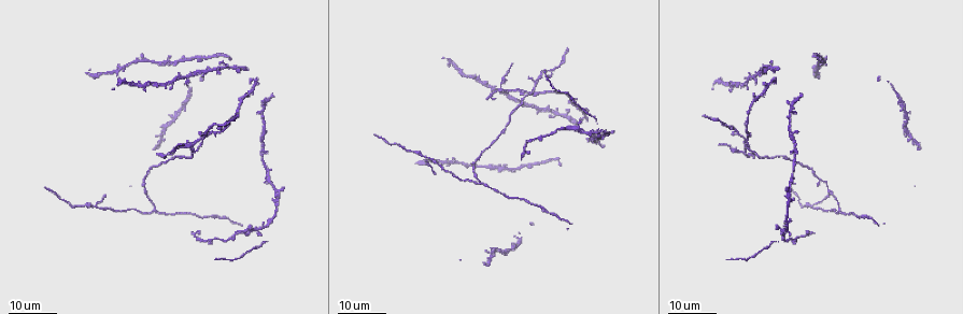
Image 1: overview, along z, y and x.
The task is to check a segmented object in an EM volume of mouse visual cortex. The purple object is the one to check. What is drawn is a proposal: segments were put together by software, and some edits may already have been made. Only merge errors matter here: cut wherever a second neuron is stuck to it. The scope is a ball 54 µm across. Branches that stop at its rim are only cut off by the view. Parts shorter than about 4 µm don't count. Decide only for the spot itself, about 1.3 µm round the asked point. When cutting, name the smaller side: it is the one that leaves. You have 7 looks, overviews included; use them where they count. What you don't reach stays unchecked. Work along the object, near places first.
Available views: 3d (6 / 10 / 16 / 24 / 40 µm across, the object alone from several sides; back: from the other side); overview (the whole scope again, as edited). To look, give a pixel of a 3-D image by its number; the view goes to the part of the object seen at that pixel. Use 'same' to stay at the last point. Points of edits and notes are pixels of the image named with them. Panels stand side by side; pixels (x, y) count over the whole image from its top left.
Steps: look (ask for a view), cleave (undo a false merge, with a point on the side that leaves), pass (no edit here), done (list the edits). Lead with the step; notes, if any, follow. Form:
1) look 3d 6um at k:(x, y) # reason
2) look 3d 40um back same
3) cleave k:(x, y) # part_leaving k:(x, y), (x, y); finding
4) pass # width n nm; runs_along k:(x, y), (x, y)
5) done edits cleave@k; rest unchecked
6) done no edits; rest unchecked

look 3d 24um at 1:(204, 140) # four-way junction

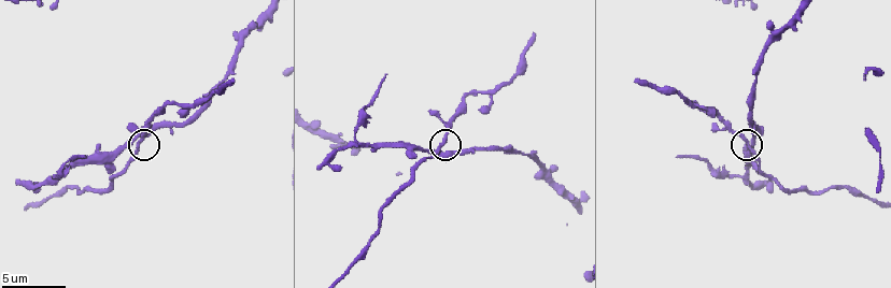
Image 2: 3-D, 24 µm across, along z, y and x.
look 3d 6um at 2:(750, 147)

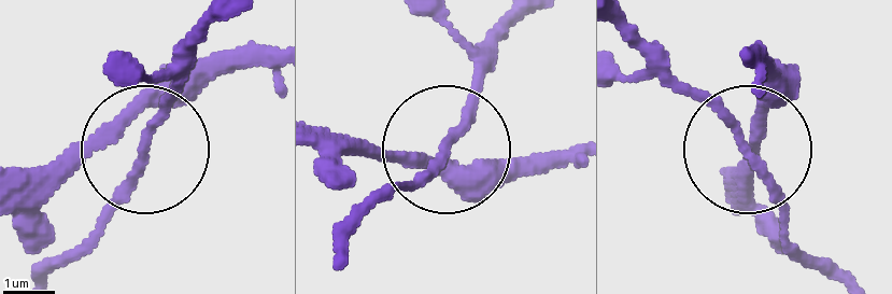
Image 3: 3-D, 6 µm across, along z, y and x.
pass # width 210 nm; one neuron here

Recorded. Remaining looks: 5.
look 3d 24um at 1:(485, 184) # three-way junction

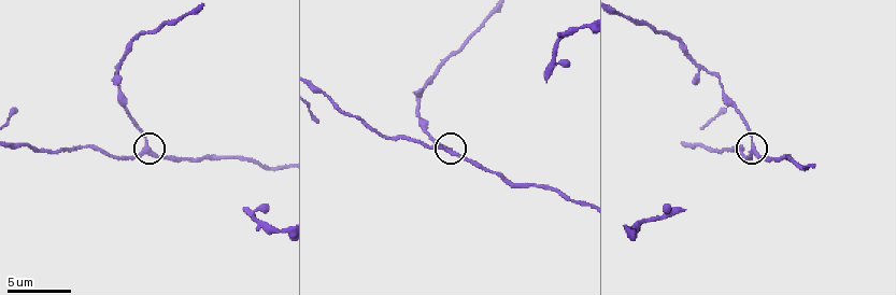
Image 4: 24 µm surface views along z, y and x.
look 3d 10um at 4:(147, 151)

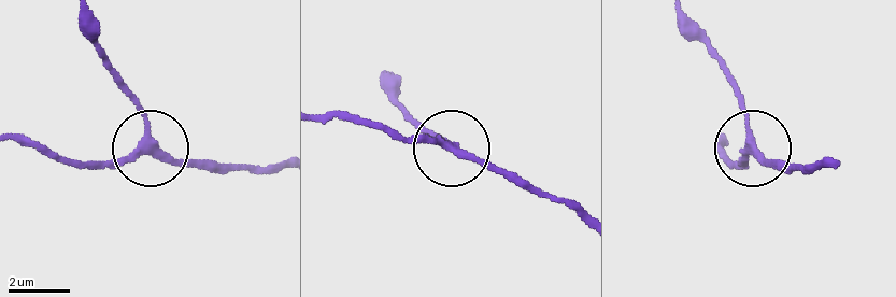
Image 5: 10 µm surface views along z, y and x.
pass # runs_along 5:(82, 20), (84, 36), (130, 97), (146, 143), (210, 164); continuous, no second neuron

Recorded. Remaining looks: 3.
look 3d 24um at 1:(426, 158) # three arms meet

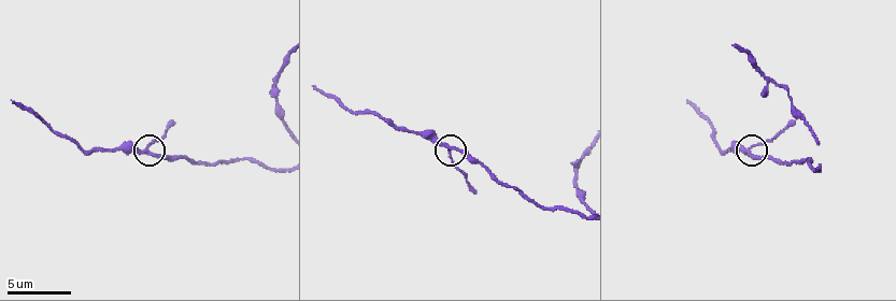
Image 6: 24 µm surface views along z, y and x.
look 3d 10um at 6:(746, 148)

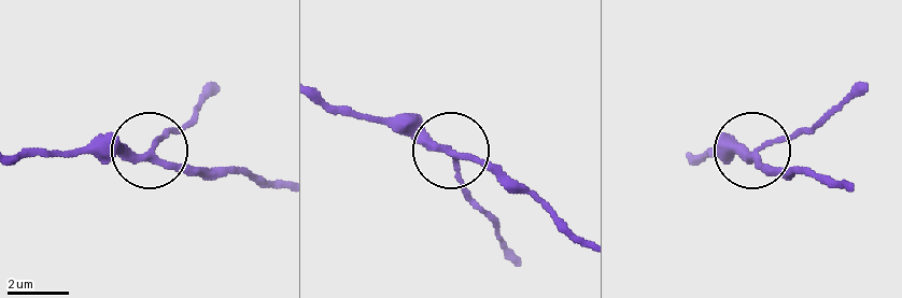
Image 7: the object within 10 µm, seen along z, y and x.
look 3d 6um at 7:(447, 154)

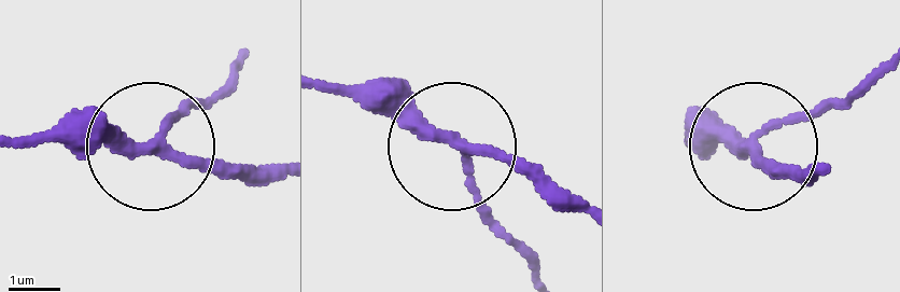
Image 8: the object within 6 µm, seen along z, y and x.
pass # width 200 nm; runs_along 8:(825, 175), (782, 170), (756, 150), (867, 77); continuous, no second neuron

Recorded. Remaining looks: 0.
done no edits; rest unchecked

